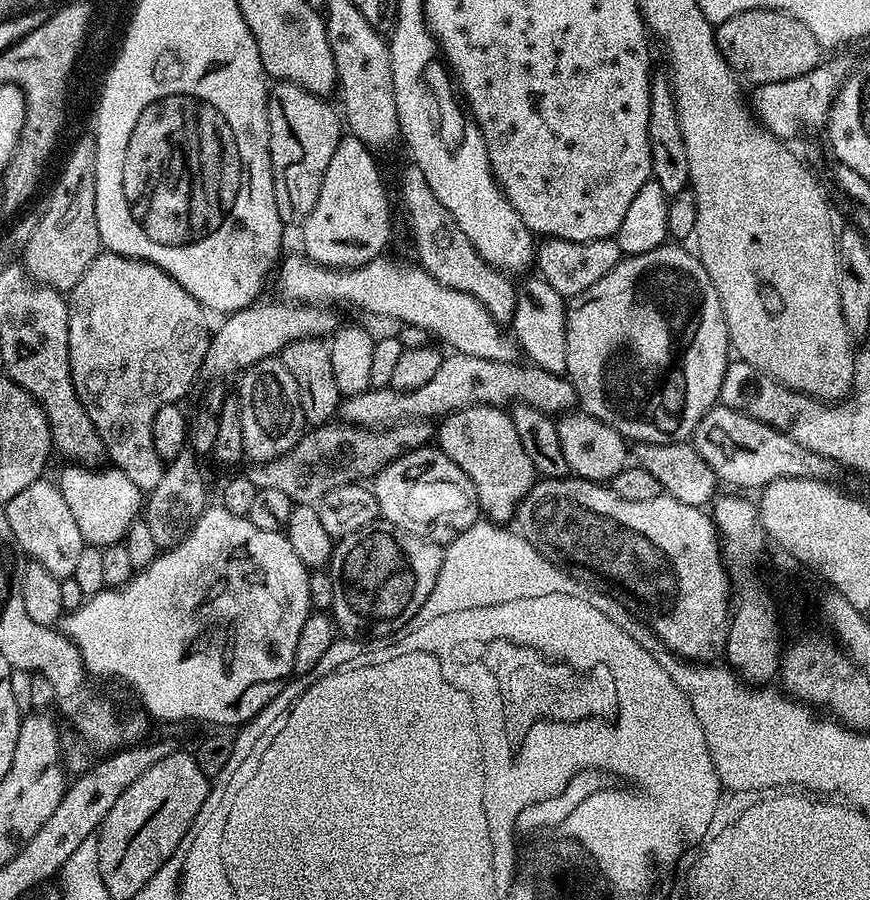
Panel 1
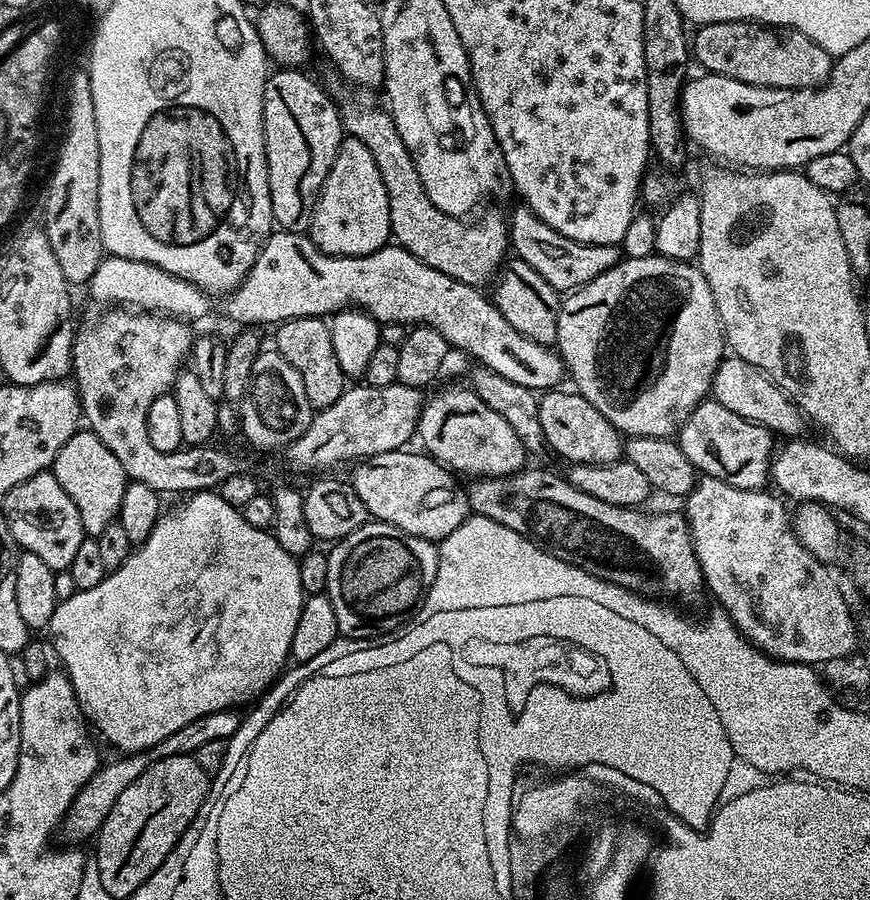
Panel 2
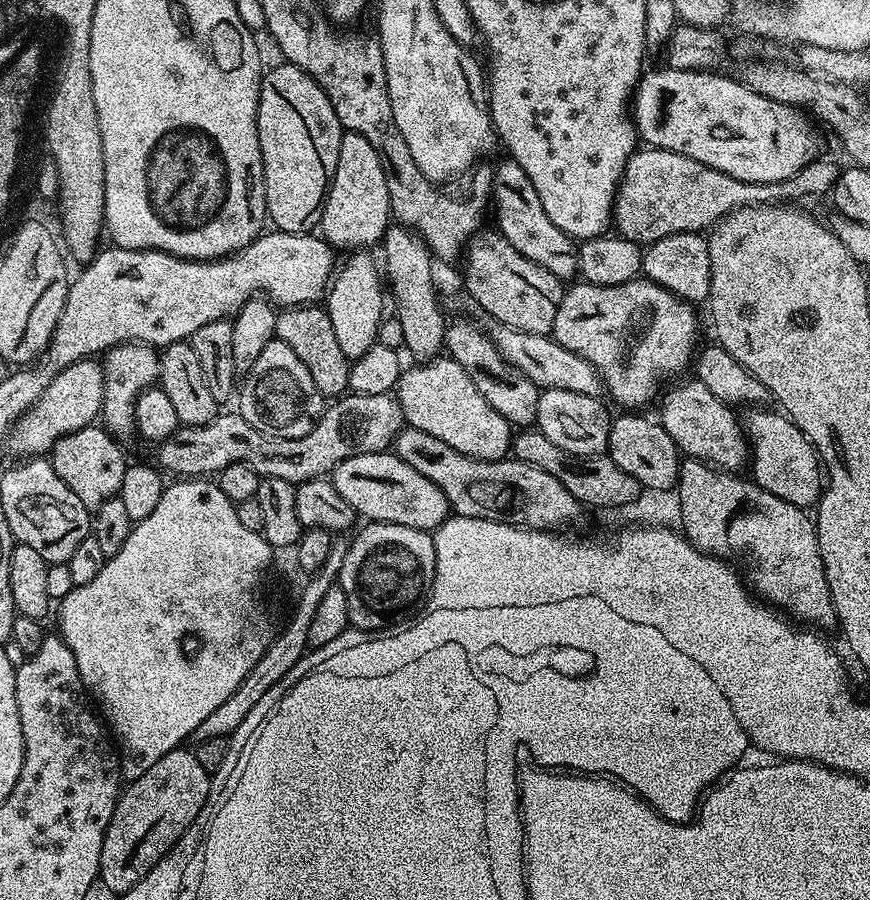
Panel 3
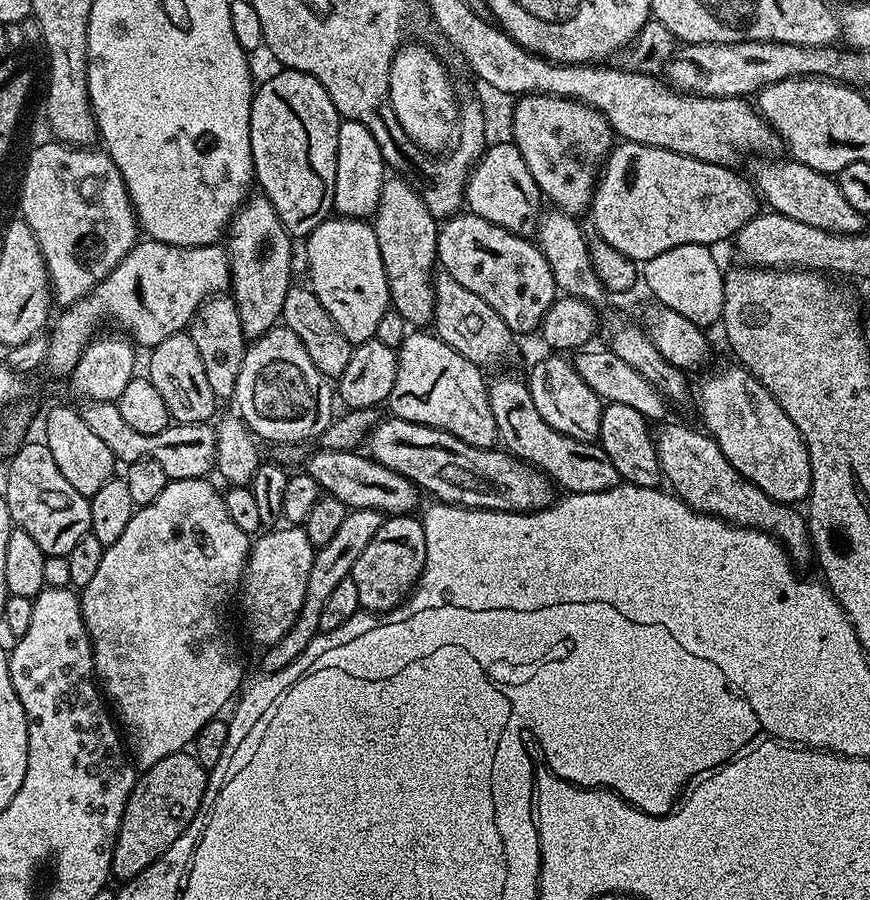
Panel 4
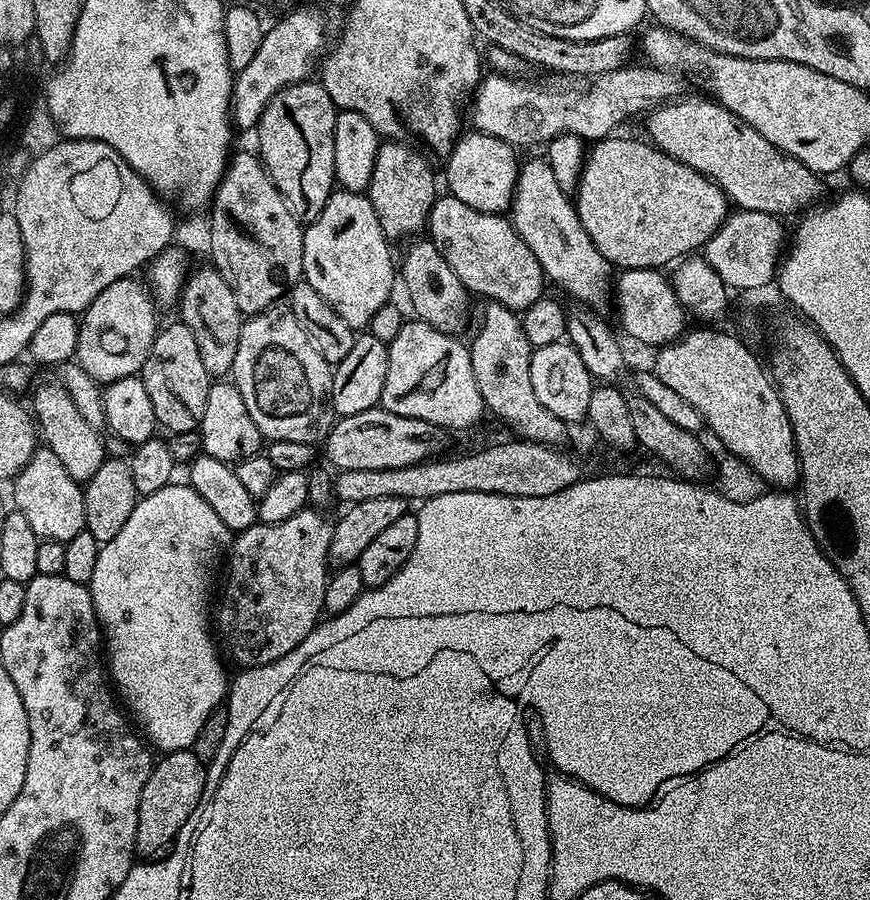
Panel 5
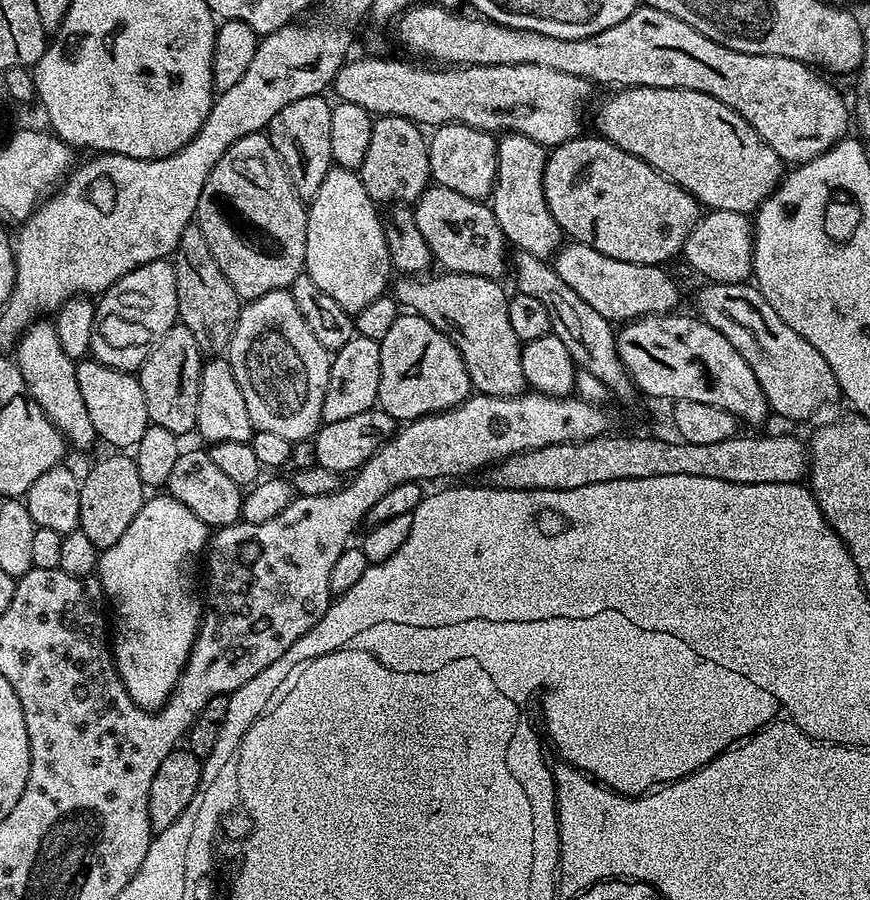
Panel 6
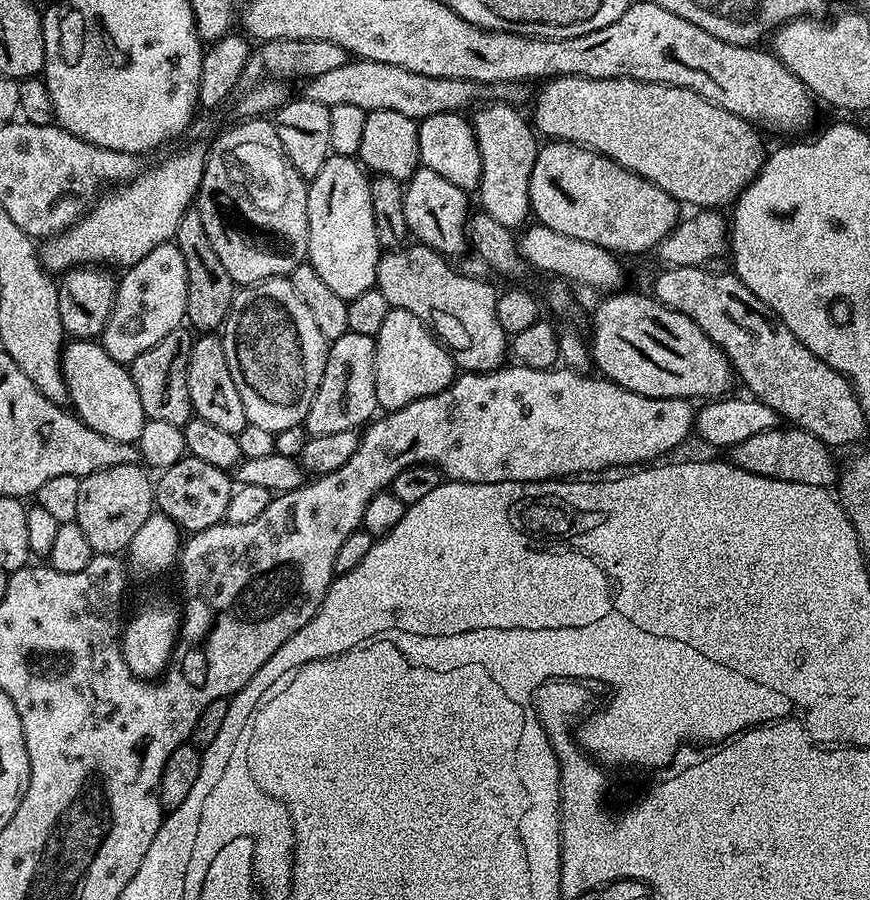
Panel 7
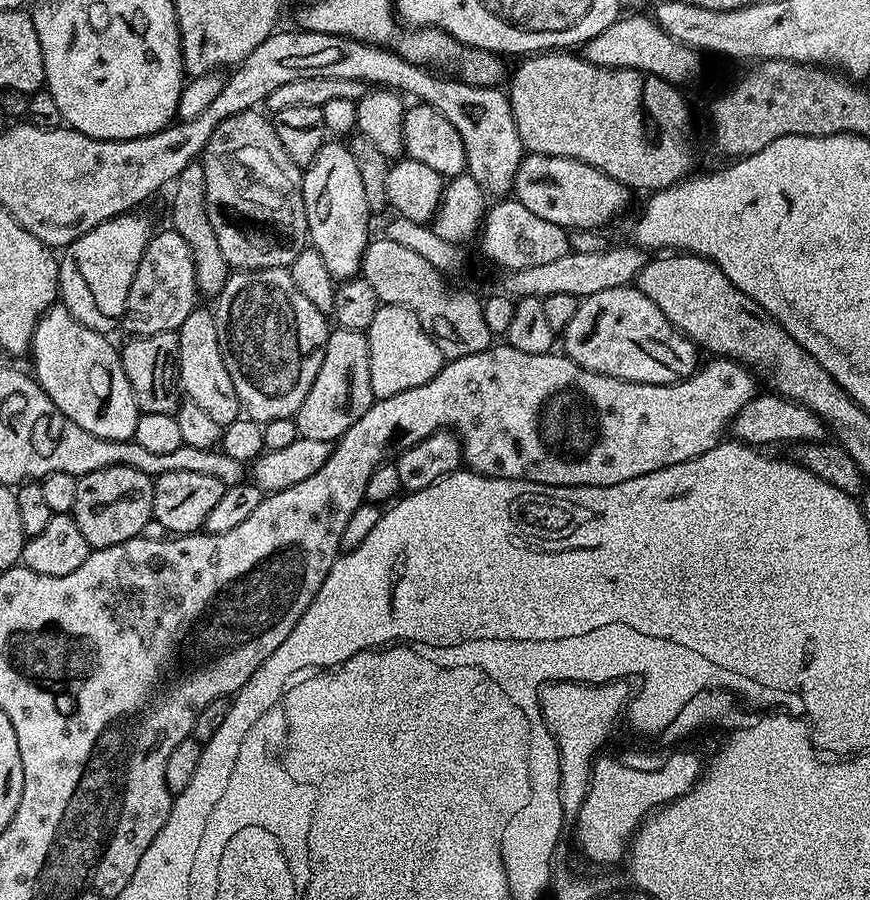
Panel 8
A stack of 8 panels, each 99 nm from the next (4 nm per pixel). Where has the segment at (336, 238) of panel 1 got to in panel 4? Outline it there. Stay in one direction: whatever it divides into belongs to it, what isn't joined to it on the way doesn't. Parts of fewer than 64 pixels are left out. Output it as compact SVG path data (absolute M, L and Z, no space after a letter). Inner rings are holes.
M341 119L334 174L333 209L339 215L350 216L353 220L371 217L380 201L385 179L386 165L382 158L382 150L378 150L378 142L374 142L374 134L370 134L370 130L362 126L362 122Z

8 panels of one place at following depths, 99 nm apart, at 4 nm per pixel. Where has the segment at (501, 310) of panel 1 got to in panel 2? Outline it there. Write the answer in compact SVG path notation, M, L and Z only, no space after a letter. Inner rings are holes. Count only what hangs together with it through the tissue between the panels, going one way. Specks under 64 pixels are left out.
M348 92L338 96L338 107L343 131L358 138L358 142L370 150L378 165L378 174L382 174L382 186L386 186L390 206L391 239L414 254L414 258L426 262L426 266L434 266L434 270L442 270L442 274L458 278L458 282L487 289L487 284L489 287L500 275L510 252L509 221L505 217L503 220L500 216L488 216L481 224L464 224L468 222L438 210L438 206L430 202L422 178L418 178L414 158L410 158L410 150L406 150L406 142L402 142L402 134L398 134L394 126L392 113L368 100L355 100Z

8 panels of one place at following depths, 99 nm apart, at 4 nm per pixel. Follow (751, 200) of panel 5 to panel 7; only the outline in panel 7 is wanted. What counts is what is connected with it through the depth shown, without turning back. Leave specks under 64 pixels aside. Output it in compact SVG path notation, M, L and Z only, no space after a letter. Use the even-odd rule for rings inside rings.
M553 76L541 88L544 89L536 96L536 109L532 112L533 117L531 116L534 121L535 131L541 137L548 136L544 138L565 140L571 144L583 144L585 148L593 148L596 152L601 152L606 158L618 162L618 166L622 166L626 170L654 182L654 186L666 190L666 194L670 194L681 205L693 204L693 209L696 210L720 210L723 209L723 204L725 206L731 205L748 189L752 179L760 175L766 159L764 144L760 141L759 136L761 133L749 121L730 114L730 110L726 110L722 106L711 104L706 98L694 94L694 90L686 90L669 84L655 84L645 80L632 80L629 76L606 78L605 80L602 78L586 78L585 76Z

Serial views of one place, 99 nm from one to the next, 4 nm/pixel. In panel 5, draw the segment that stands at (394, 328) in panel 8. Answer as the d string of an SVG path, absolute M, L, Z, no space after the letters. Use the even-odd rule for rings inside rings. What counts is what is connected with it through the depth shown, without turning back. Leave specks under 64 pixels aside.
M412 318L404 323L402 330L398 330L398 338L391 340L387 346L386 386L382 386L382 398L380 399L379 407L384 408L390 414L402 414L406 418L418 418L422 422L430 422L434 426L445 430L451 430L451 428L468 428L471 424L479 422L480 415L485 415L486 409L482 402L482 394L478 394L478 382L474 382L474 366L470 366L469 345L465 341L463 344L460 338L448 336L442 330L434 330L434 326L430 326L418 318Z

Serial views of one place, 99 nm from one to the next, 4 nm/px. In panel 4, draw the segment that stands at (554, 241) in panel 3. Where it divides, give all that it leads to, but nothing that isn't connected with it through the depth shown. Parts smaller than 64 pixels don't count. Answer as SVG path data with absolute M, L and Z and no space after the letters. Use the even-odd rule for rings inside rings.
M492 142L484 149L468 174L464 202L471 215L486 218L486 222L494 222L494 226L502 226L502 230L510 230L515 236L525 238L535 233L542 211L542 197L534 182L534 174L530 174L530 166L526 166L518 146L511 142Z

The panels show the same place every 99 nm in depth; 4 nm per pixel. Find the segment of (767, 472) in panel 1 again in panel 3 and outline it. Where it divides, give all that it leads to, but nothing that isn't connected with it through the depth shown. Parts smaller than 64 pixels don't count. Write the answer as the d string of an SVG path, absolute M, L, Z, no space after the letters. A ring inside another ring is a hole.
M695 378L681 379L681 384L673 383L672 389L665 391L659 397L660 413L658 419L660 425L674 438L676 447L685 457L694 460L703 460L705 464L713 468L720 468L724 472L741 471L740 467L747 465L750 460L750 445L746 439L746 433L741 417L735 416L729 405L723 404L714 394L710 394L707 386Z

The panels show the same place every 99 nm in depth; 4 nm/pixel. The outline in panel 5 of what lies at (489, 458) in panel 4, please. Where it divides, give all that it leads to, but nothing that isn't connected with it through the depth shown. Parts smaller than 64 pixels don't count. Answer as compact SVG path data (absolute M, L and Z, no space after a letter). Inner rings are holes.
M379 406L362 410L362 414L341 416L328 429L322 441L324 456L333 469L350 470L394 470L410 467L433 459L444 448L445 429L418 418L406 418L402 414L390 414Z

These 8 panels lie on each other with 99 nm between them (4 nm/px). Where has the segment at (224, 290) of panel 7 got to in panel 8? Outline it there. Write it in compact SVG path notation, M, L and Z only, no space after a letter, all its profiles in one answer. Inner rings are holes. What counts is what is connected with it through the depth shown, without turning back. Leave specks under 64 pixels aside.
M194 162L190 166L186 166L186 170L182 170L182 174L176 176L170 188L171 192L171 231L182 234L182 238L186 238L186 246L190 246L190 254L194 258L197 293L201 297L215 298L220 295L222 286L226 286L230 269L226 258L222 258L222 250L218 246L214 226L210 226L210 214L206 214L206 170L203 163Z

